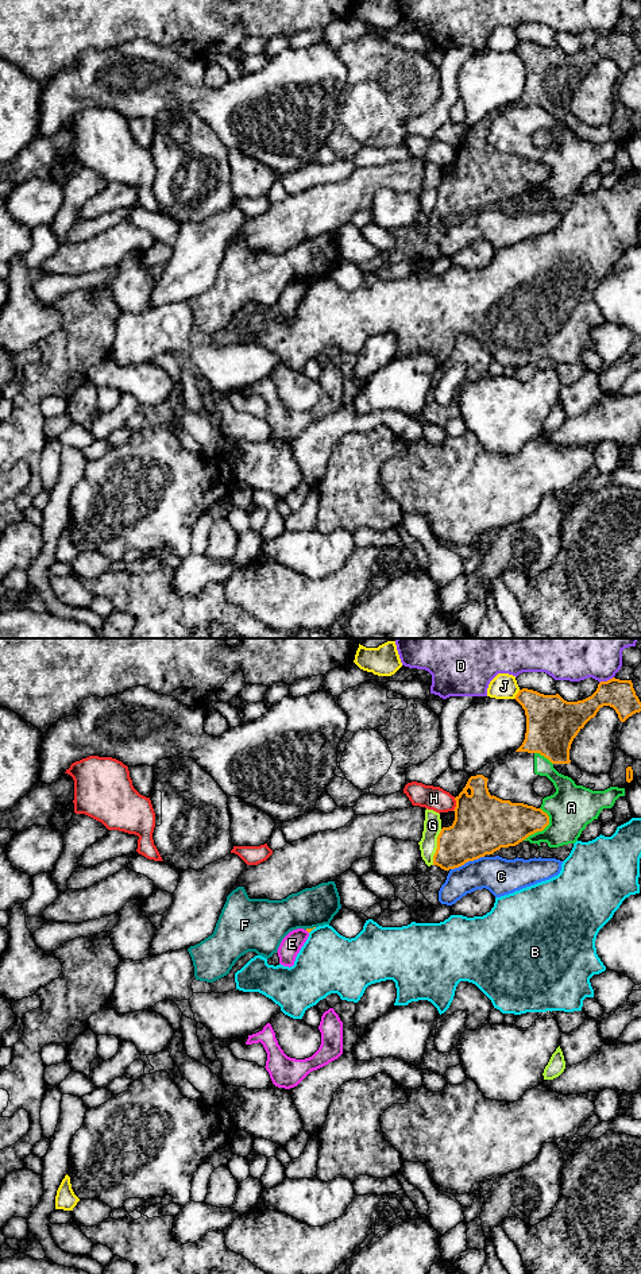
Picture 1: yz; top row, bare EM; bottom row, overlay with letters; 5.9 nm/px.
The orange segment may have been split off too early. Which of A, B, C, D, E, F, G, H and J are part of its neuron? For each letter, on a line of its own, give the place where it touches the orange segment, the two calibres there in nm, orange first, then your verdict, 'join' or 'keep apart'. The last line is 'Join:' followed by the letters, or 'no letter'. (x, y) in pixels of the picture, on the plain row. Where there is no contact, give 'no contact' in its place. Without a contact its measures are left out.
A: contact yz (543, 181); calibres 280 and 280 nm; keep apart
B: contact yz (312, 281); calibres 20 and 360 nm; keep apart
C: contact yz (467, 213); calibres 340 and 220 nm; keep apart
D: contact yz (607, 33); calibres 180 and 200 nm; keep apart
E: no contact; keep apart
F: contact yz (309, 281); calibres 20 and 260 nm; keep apart
G: contact yz (437, 199); calibres 300 and 110 nm; keep apart
H: contact yz (456, 157); calibres 340 and 140 nm; keep apart
J: contact yz (517, 46); calibres 280 and 160 nm; keep apart
Join: no letter

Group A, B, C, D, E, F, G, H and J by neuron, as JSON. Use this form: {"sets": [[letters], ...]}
{"sets": [["A"], ["B"], ["C"], ["D"], ["E"], ["F"], ["G", "J"], ["H"]]}

